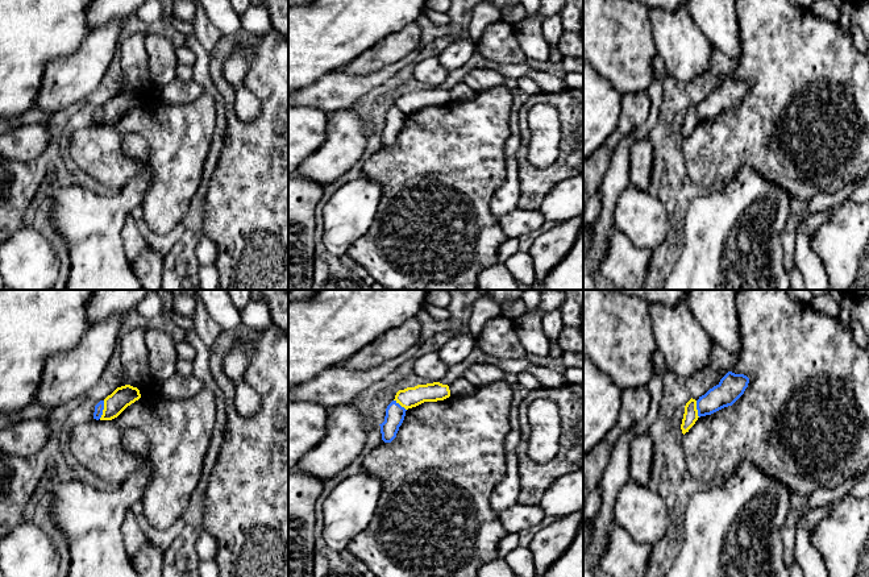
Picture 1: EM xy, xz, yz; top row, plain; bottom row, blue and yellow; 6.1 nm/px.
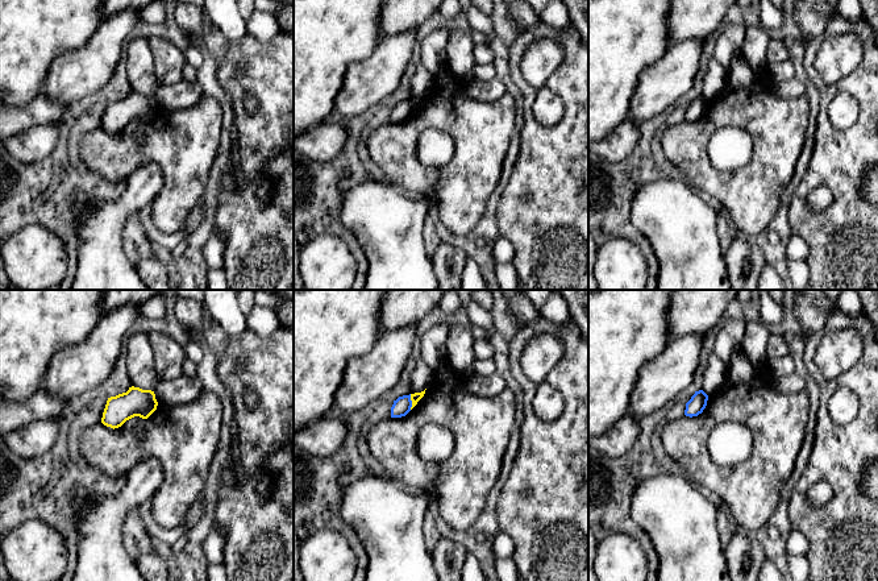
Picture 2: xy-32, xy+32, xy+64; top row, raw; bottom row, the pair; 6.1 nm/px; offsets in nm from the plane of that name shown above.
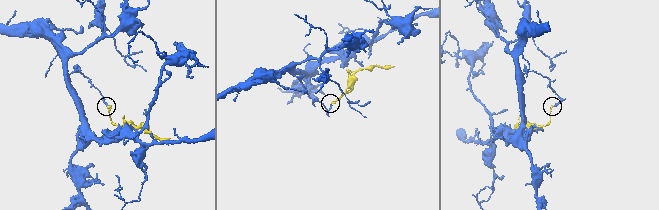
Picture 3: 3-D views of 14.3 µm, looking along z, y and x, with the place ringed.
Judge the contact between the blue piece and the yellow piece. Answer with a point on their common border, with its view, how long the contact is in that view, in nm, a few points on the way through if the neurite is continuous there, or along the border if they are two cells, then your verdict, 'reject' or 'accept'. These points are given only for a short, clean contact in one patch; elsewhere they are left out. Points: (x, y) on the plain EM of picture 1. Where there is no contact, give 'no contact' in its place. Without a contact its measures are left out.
xy (103, 113) | 120 nm | along xy (104, 106), (104, 113), (99, 123) | reject

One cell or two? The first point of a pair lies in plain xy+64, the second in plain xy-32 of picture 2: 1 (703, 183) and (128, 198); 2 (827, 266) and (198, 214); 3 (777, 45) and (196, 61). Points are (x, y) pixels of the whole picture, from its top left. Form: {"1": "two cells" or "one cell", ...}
{"1": "two cells", "2": "two cells", "3": "one cell"}

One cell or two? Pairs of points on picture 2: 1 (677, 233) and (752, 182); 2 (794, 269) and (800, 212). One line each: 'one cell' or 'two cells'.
1: two cells
2: two cells

